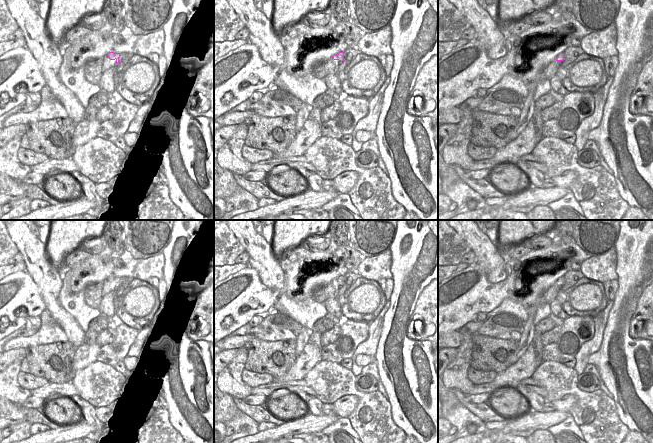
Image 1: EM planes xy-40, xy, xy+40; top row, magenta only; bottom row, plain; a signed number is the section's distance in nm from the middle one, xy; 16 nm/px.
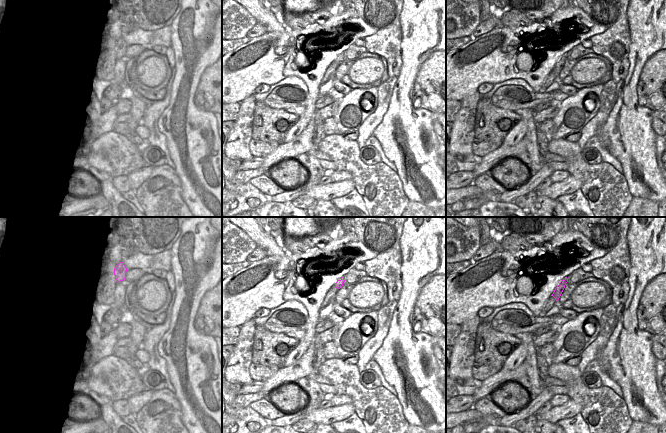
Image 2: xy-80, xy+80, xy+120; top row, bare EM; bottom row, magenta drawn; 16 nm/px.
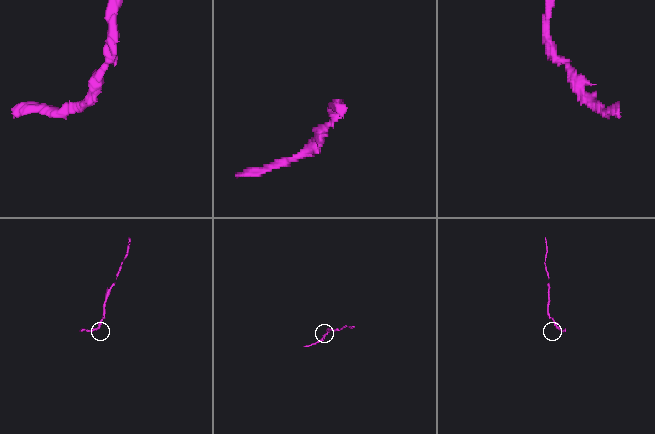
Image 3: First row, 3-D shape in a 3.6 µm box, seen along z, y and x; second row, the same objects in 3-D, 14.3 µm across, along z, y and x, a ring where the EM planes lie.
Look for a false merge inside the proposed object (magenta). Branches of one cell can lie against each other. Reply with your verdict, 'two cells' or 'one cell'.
two cells

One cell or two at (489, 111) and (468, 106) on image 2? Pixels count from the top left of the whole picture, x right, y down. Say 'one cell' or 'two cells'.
two cells

